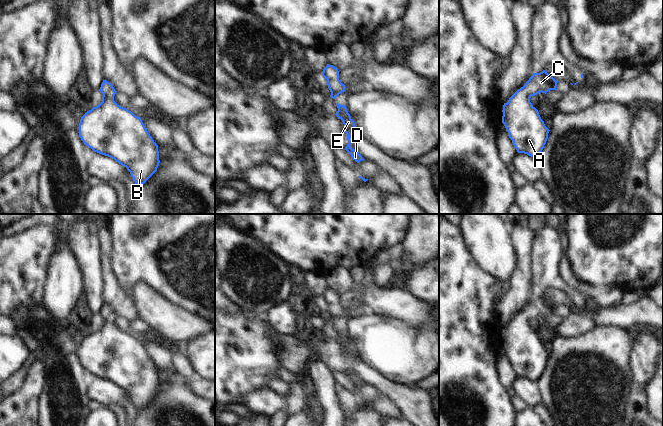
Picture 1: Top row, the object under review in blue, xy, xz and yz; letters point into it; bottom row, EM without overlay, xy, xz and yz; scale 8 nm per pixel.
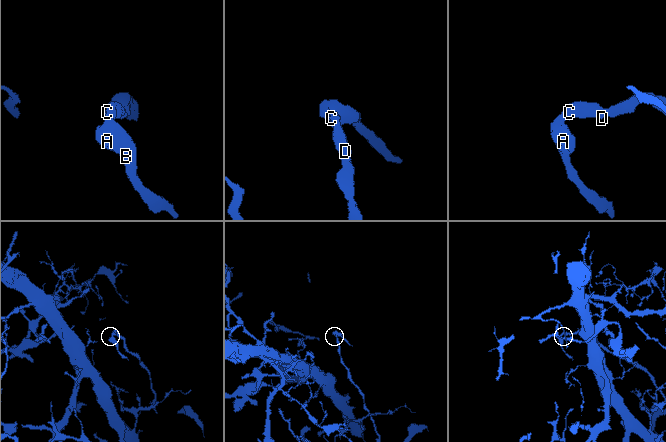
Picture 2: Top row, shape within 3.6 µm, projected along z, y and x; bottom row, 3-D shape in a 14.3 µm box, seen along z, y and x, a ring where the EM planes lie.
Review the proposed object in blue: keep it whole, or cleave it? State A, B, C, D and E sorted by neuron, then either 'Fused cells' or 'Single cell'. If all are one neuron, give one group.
Groups: A B C D E. Single cell.

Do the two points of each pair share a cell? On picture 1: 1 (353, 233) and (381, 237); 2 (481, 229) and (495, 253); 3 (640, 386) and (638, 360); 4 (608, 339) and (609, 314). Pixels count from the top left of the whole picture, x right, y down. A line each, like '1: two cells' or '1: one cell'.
1: one cell
2: one cell
3: one cell
4: two cells

